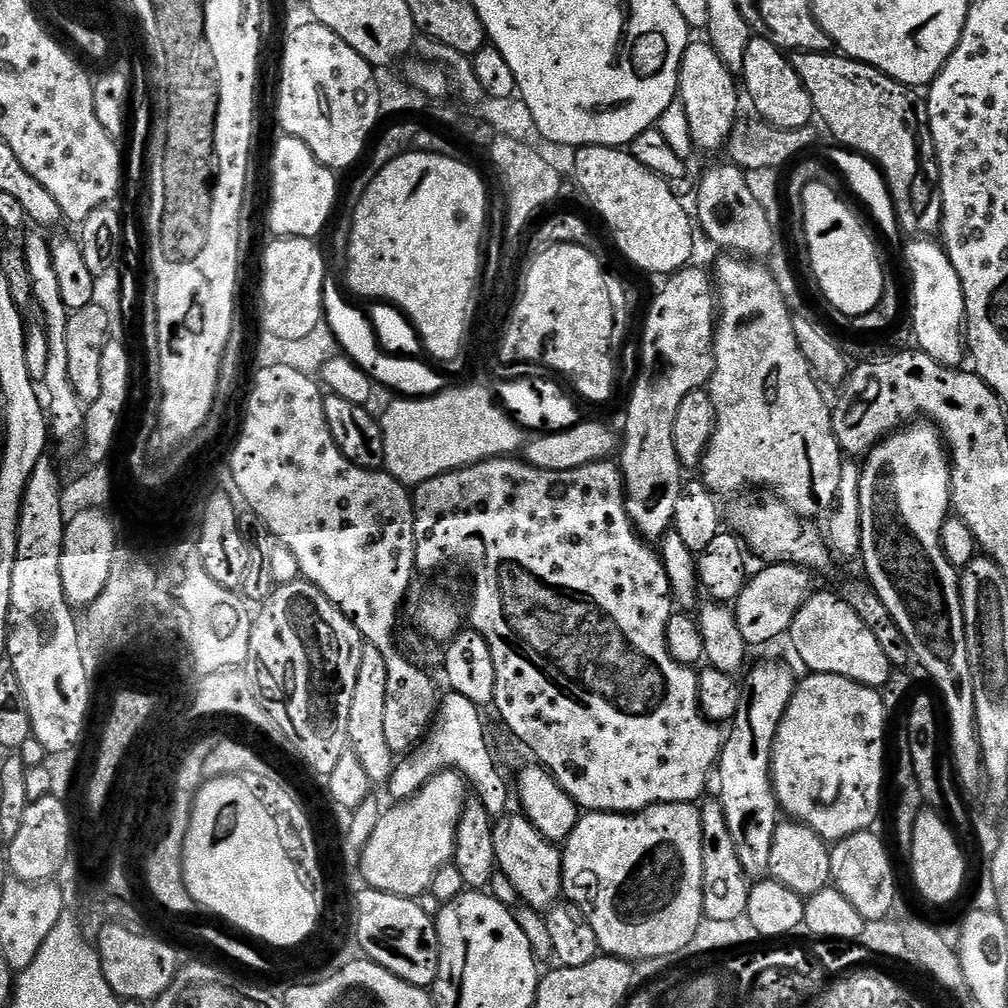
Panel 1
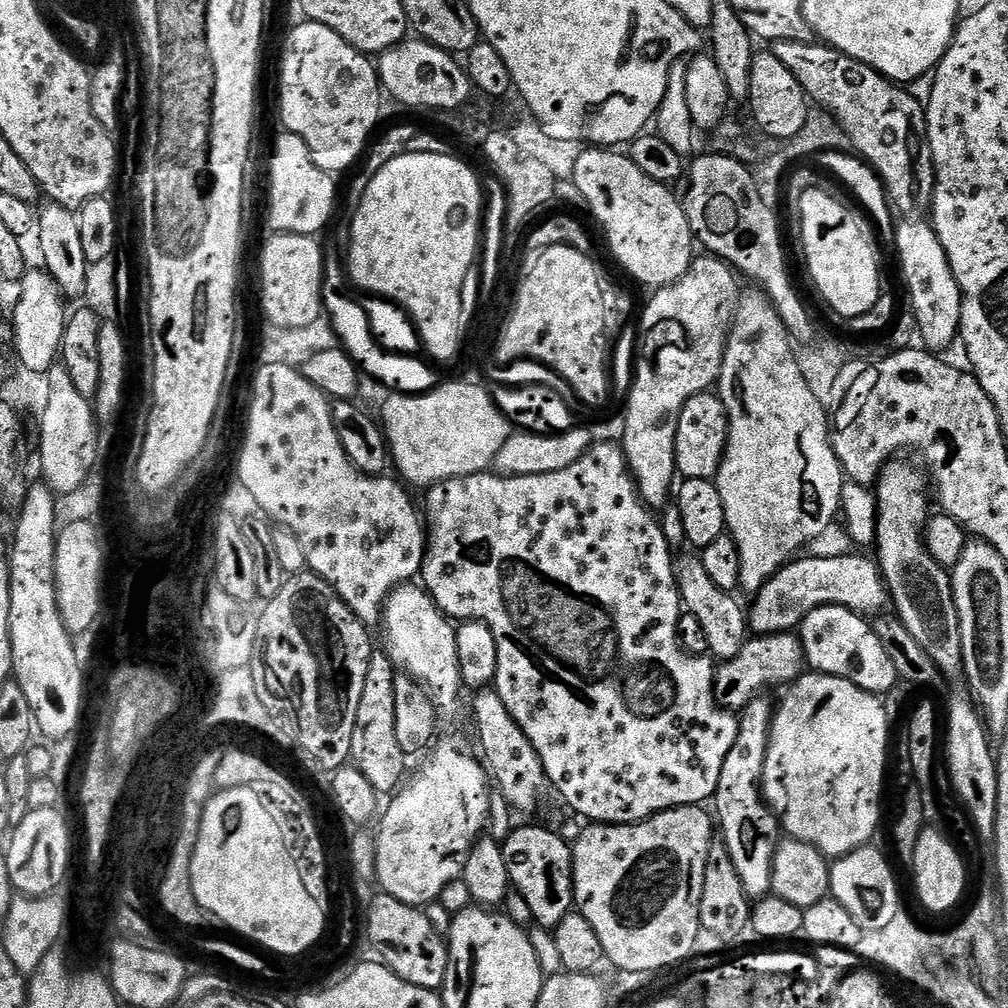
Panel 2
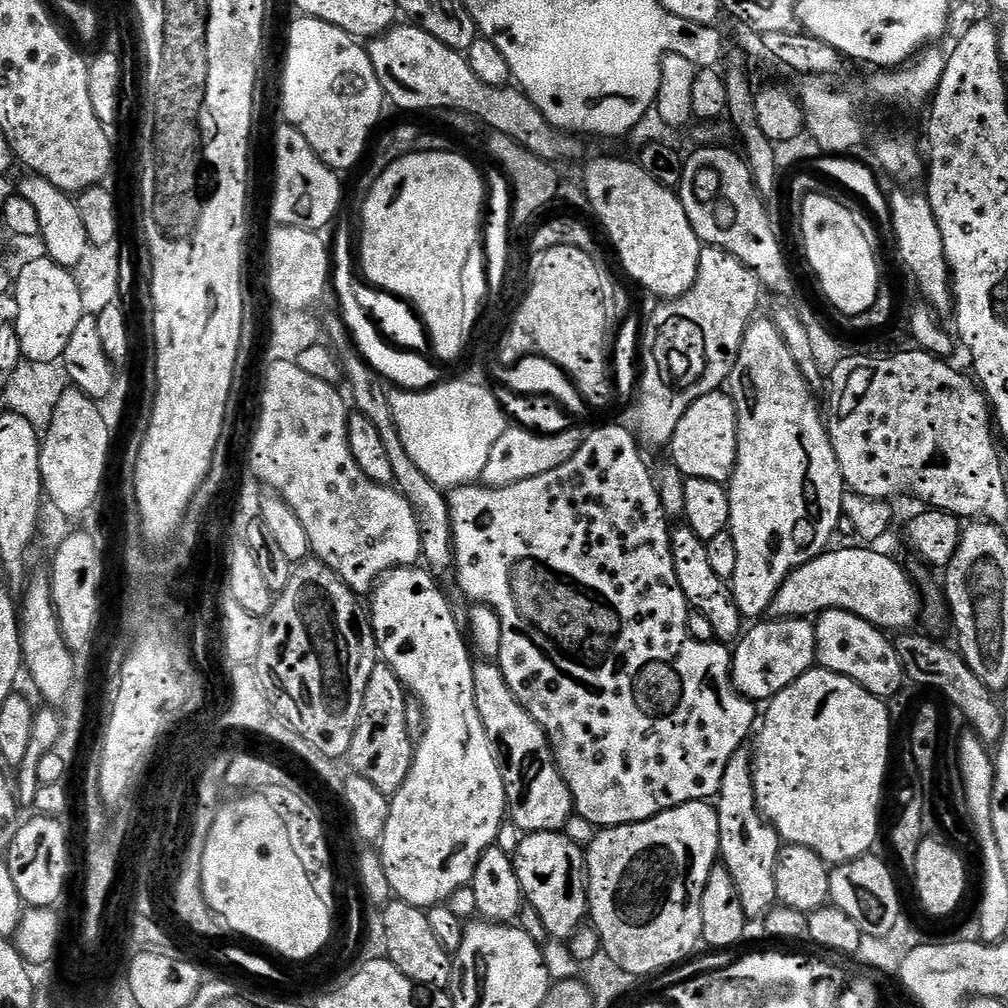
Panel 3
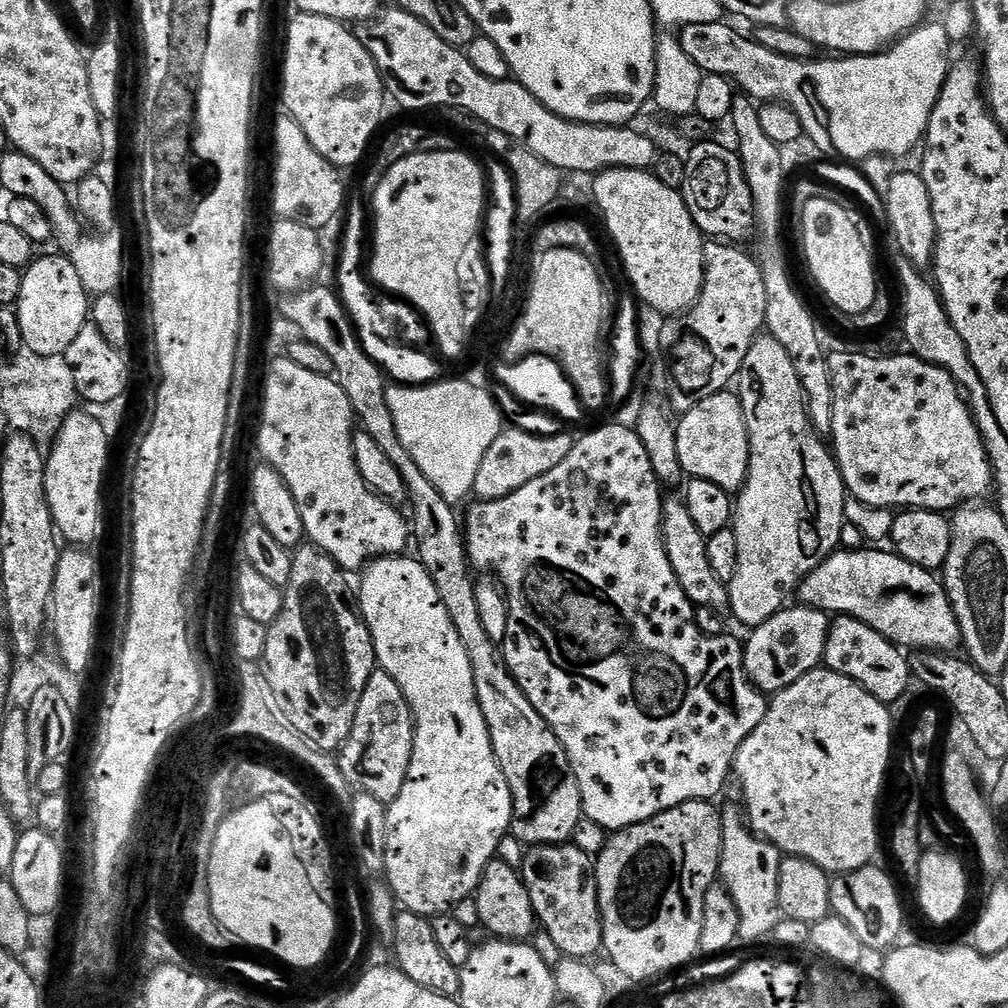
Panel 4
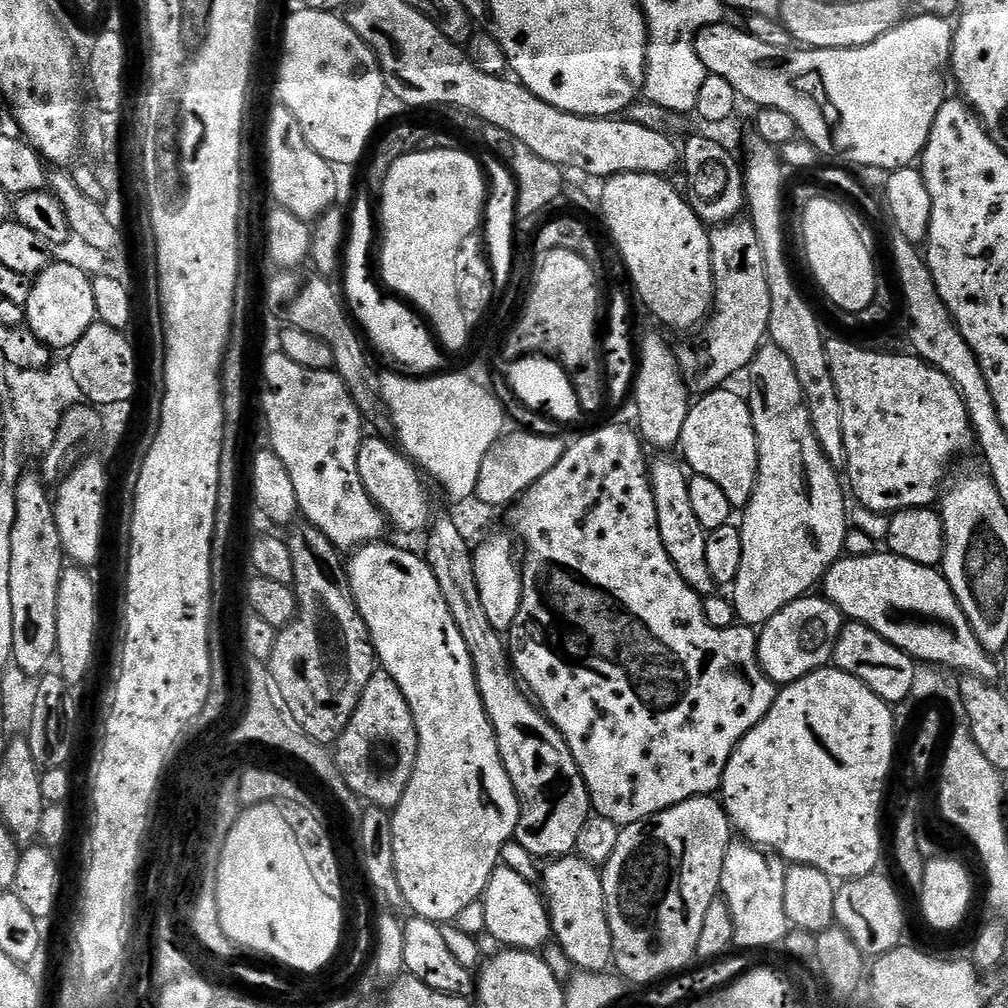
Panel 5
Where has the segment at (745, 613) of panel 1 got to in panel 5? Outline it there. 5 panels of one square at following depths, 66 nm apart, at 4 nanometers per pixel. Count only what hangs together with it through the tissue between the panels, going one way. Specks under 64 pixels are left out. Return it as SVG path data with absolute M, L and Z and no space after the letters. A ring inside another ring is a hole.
M889 551L841 557L828 568L820 583L825 599L831 601L845 619L870 626L886 642L898 646L917 662L957 668L960 674L995 681L993 657L974 638L969 620L962 613L943 573L936 568L898 558Z

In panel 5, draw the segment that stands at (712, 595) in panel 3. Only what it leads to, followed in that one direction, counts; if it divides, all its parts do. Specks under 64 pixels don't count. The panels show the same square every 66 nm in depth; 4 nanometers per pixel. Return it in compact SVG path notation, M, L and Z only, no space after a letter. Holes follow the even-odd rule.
M664 454L661 460L652 460L650 479L654 506L658 510L658 534L662 534L662 546L666 546L666 554L670 554L670 562L674 562L674 570L682 574L682 582L690 586L703 598L713 595L718 585L710 578L710 566L706 566L706 538L708 533L698 523L694 515L694 505L690 502L690 476L685 465L679 459L671 460L671 455Z

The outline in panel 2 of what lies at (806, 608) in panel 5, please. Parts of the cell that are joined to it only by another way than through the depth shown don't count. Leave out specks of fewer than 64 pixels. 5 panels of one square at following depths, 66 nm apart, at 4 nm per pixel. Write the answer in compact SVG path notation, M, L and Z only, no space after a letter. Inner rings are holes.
M778 632L775 636L749 638L742 650L732 660L725 660L716 669L716 701L721 708L743 710L761 695L764 687L776 688L787 685L805 671L804 645L799 635Z

